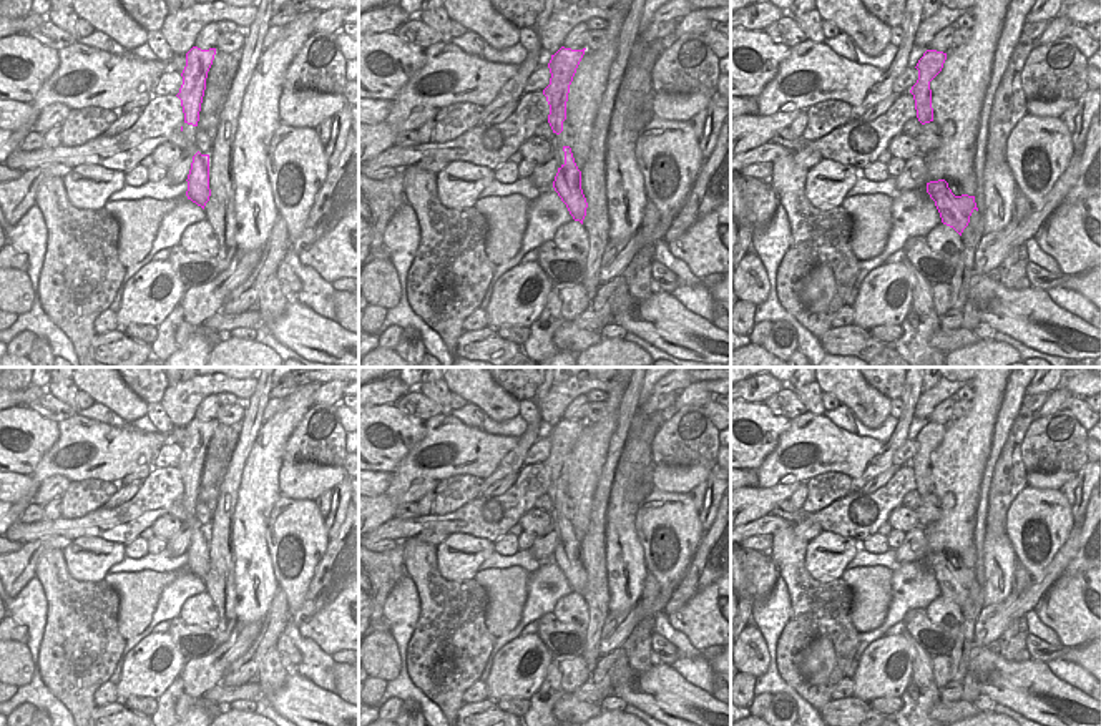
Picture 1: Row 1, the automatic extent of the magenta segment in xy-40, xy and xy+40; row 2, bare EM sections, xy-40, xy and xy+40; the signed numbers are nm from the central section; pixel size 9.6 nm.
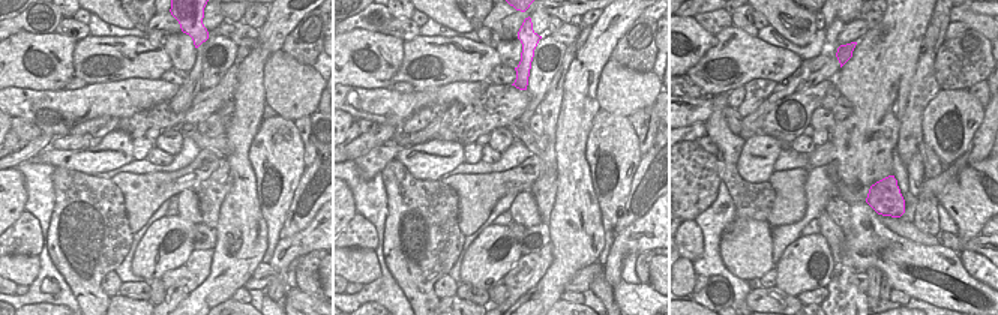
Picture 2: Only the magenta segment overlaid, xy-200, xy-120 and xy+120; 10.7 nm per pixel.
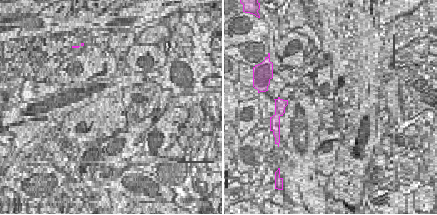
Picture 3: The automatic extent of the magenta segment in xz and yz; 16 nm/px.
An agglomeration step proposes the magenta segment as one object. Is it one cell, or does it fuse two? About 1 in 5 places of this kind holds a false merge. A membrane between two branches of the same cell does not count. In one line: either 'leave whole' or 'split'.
leave whole

